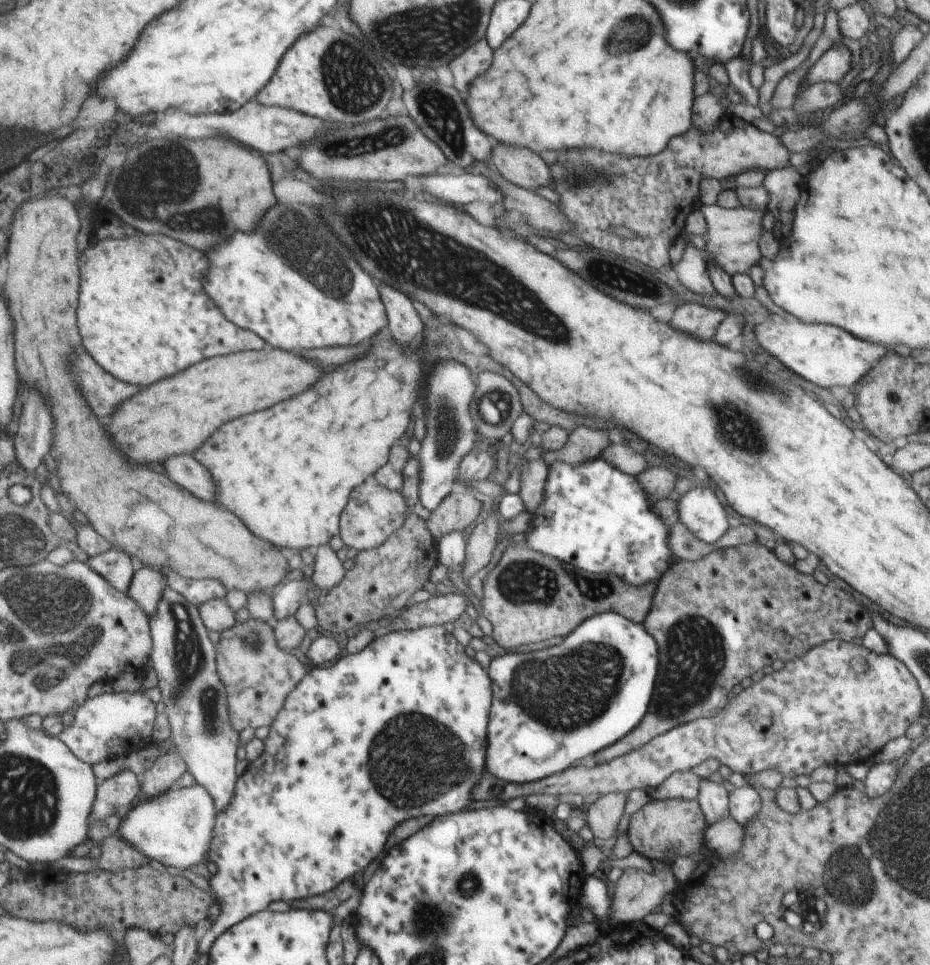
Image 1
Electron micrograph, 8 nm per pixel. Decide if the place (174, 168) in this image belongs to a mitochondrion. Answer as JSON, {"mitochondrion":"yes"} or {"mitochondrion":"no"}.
{"mitochondrion":"yes"}

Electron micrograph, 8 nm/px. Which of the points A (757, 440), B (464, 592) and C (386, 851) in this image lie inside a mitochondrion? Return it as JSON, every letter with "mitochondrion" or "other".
{"A":"mitochondrion","B":"other","C":"other"}

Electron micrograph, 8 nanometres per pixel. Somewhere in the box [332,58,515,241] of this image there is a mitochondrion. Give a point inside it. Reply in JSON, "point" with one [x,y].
{"point":[440,113]}

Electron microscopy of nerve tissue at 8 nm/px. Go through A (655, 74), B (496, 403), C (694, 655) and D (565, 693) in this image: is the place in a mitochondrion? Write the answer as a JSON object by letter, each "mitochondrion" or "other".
{"A":"other","B":"mitochondrion","C":"mitochondrion","D":"mitochondrion"}

